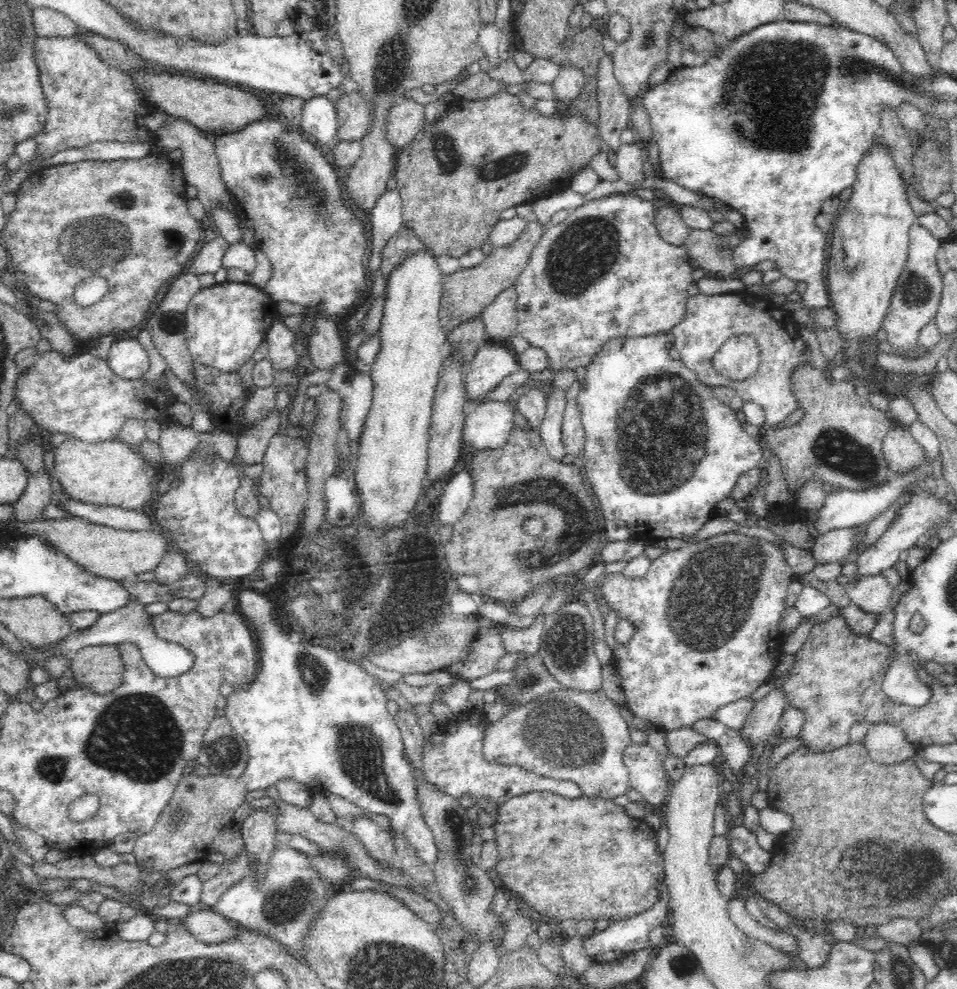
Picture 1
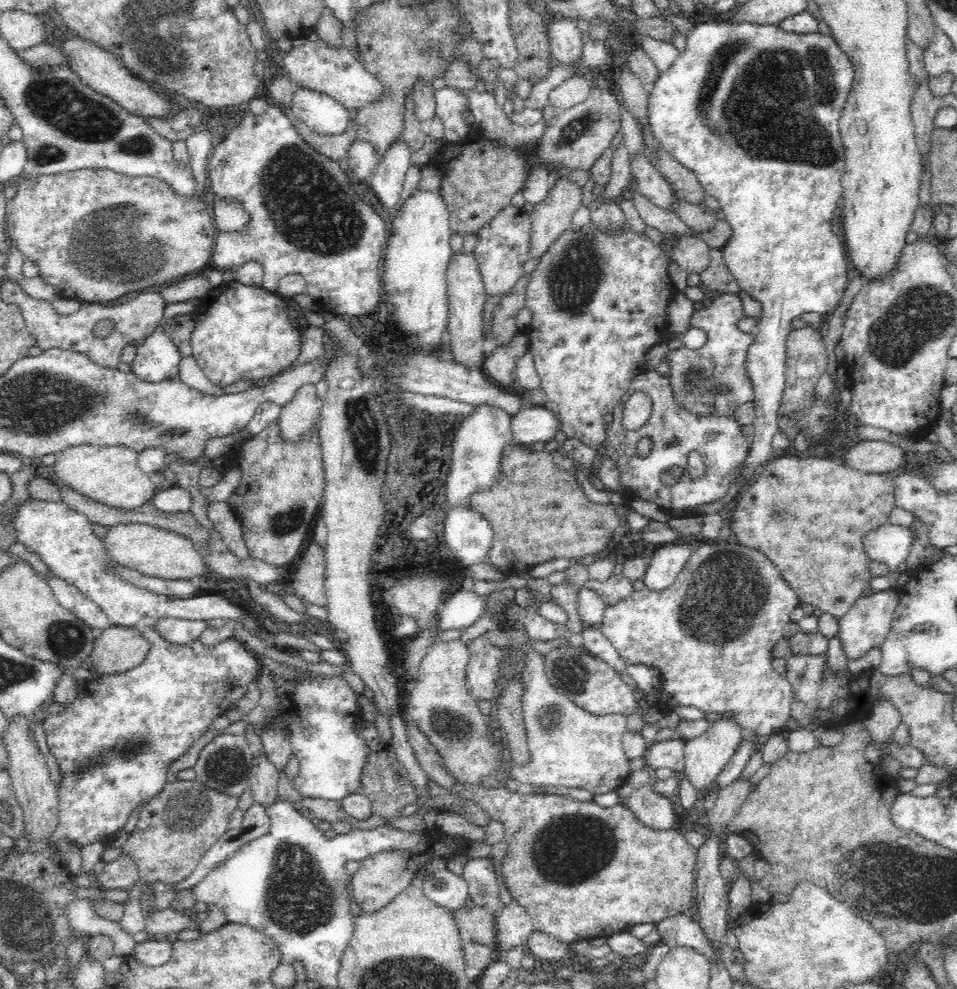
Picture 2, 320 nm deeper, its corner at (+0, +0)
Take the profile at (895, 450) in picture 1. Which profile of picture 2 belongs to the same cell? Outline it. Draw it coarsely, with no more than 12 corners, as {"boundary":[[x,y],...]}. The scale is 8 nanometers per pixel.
{"boundary":[[863,440],[844,464],[863,473],[893,473],[907,465],[902,448]]}

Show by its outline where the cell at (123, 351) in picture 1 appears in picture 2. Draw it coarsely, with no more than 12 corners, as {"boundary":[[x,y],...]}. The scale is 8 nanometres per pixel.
{"boundary":[[165,320],[137,344],[132,374],[146,382],[178,377],[183,356]]}

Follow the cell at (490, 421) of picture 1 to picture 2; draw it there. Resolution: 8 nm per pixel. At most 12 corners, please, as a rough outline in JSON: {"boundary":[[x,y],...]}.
{"boundary":[[546,407],[510,416],[509,442],[550,442],[562,430]]}

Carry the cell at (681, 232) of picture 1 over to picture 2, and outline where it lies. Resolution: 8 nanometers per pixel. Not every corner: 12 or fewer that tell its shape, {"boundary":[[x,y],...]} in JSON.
{"boundary":[[673,238],[672,259],[688,274],[710,264],[706,242]]}

